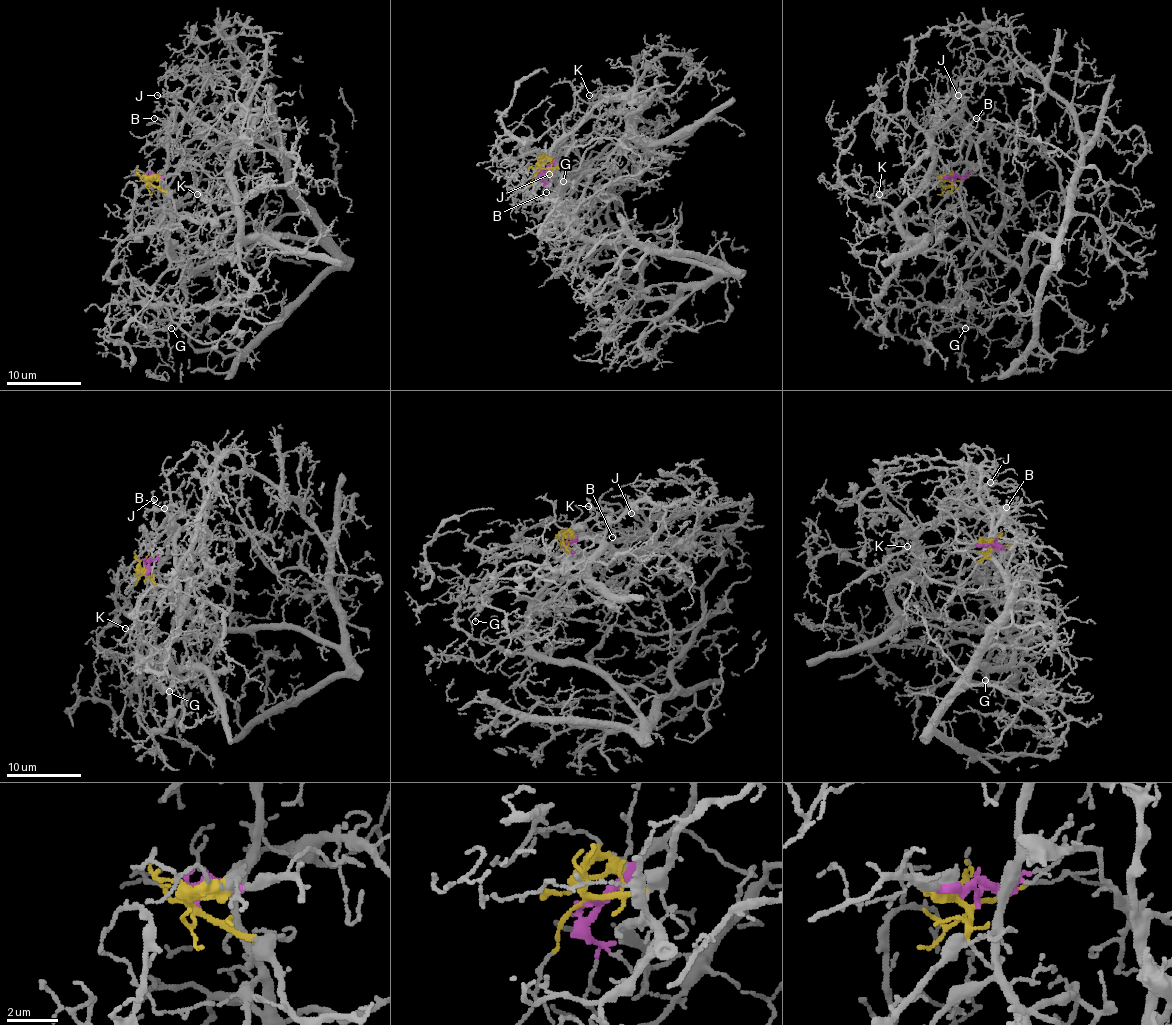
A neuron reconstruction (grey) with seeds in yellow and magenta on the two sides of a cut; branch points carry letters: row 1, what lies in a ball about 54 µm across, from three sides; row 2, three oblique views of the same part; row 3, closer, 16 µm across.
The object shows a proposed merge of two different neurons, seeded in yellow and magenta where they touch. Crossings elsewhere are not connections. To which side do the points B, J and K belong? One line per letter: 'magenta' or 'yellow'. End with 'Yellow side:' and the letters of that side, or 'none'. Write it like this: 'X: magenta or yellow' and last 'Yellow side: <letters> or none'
B: magenta
J: magenta
K: yellow
Yellow side: K

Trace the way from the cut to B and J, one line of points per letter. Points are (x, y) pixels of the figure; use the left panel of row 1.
B: (149, 182), (149, 177), (166, 164), (170, 128), (155, 117), (153, 119)
J: (149, 182), (149, 177), (166, 164), (170, 134), (191, 111), (187, 100), (157, 94)

